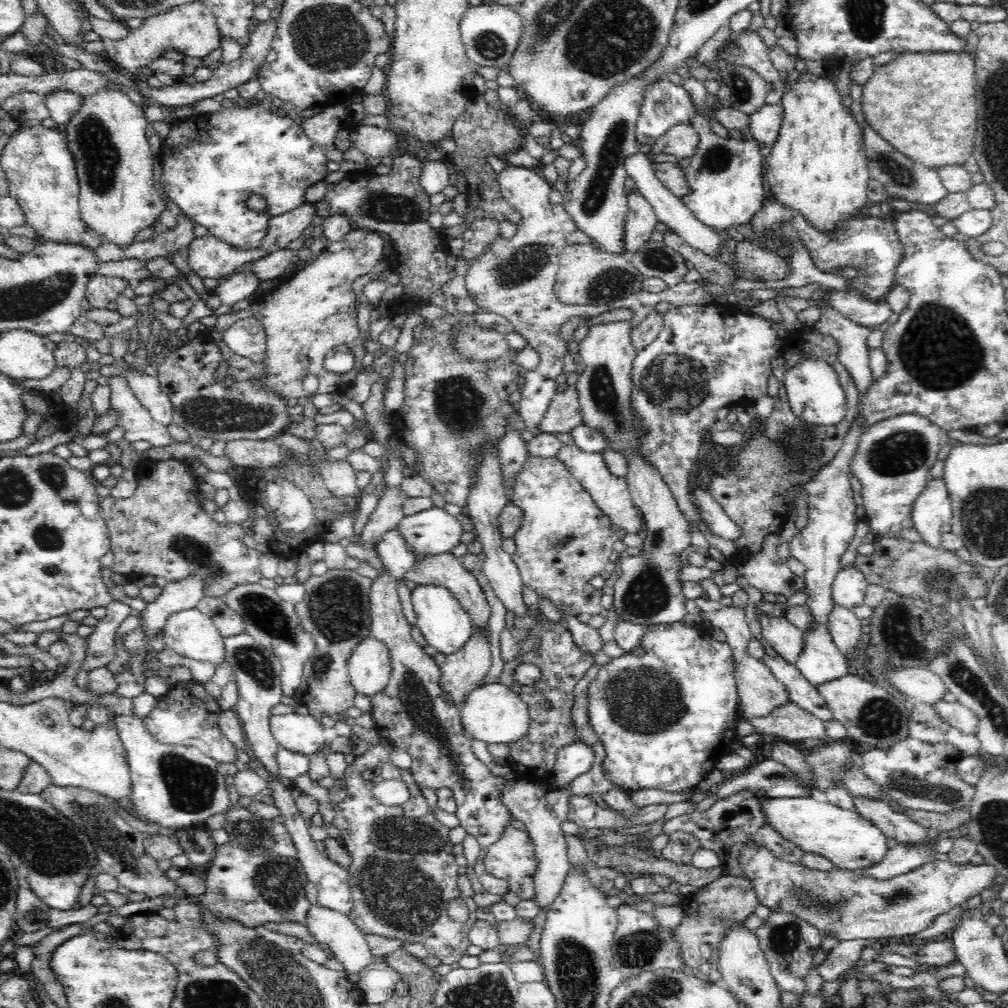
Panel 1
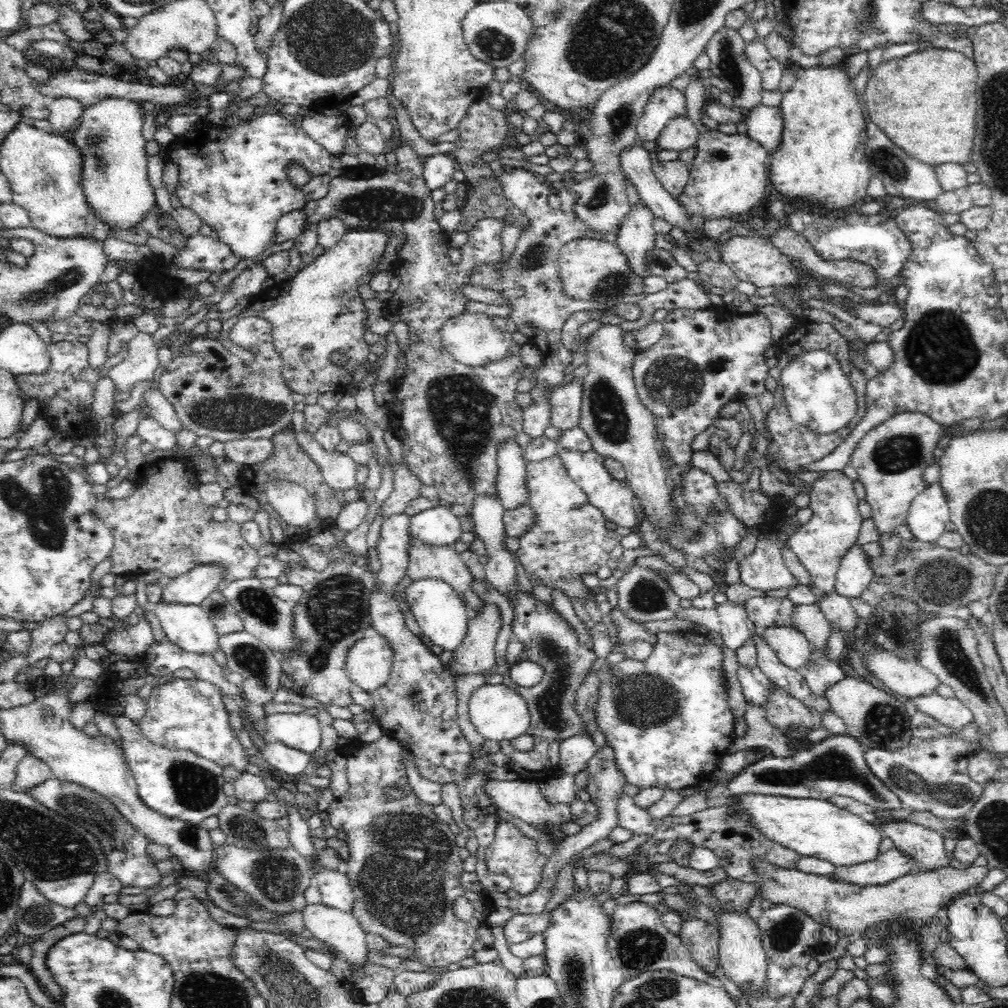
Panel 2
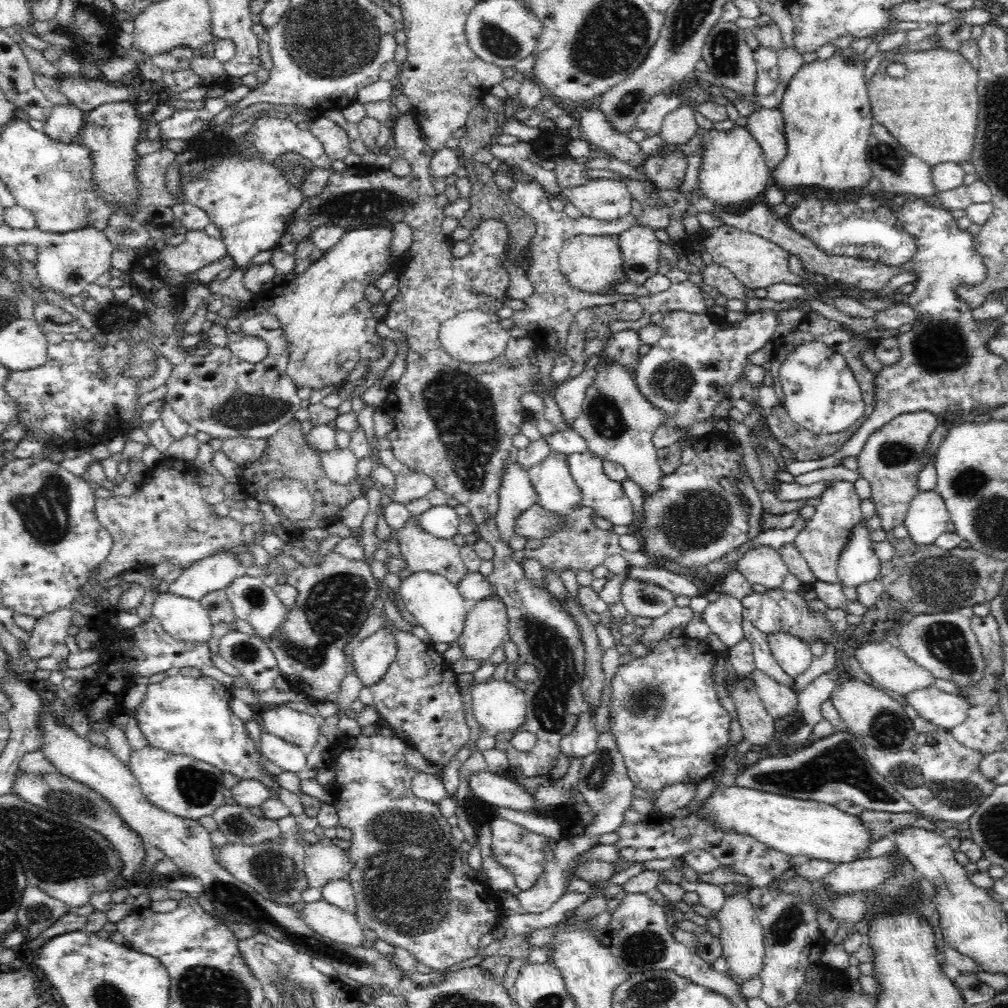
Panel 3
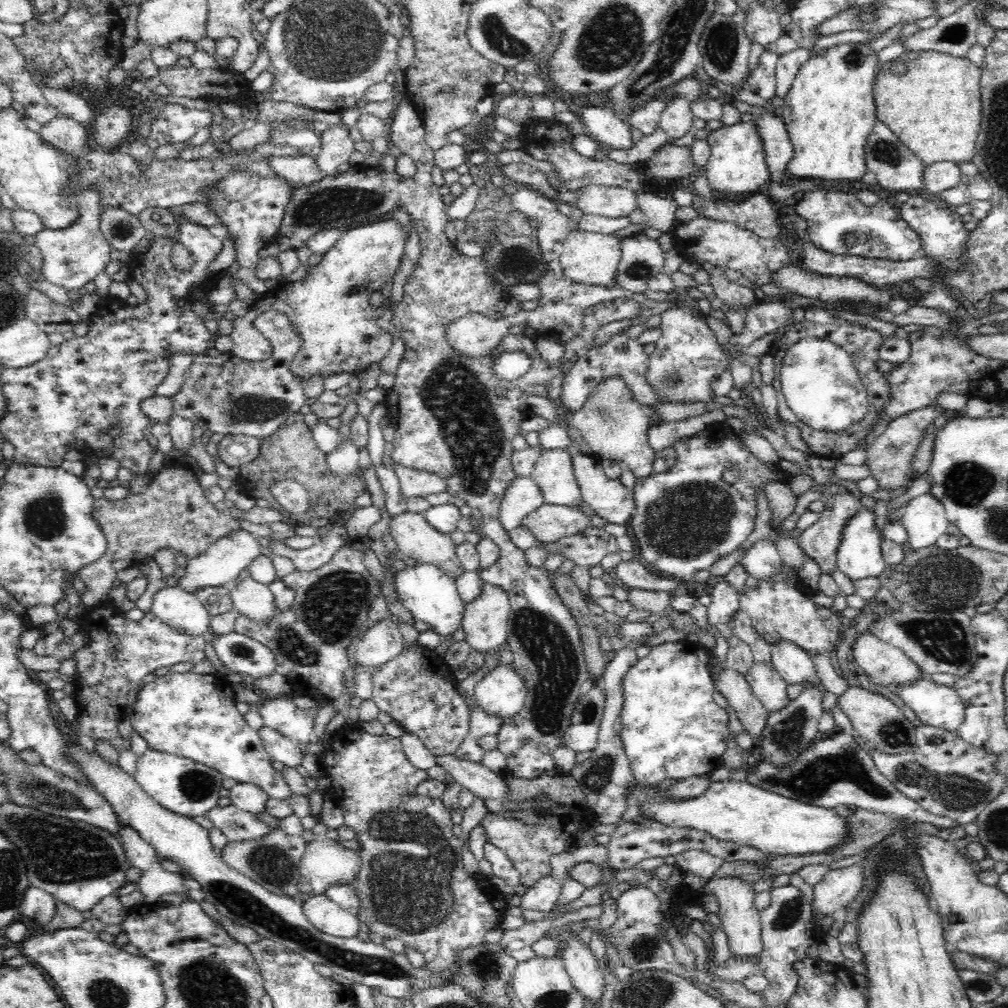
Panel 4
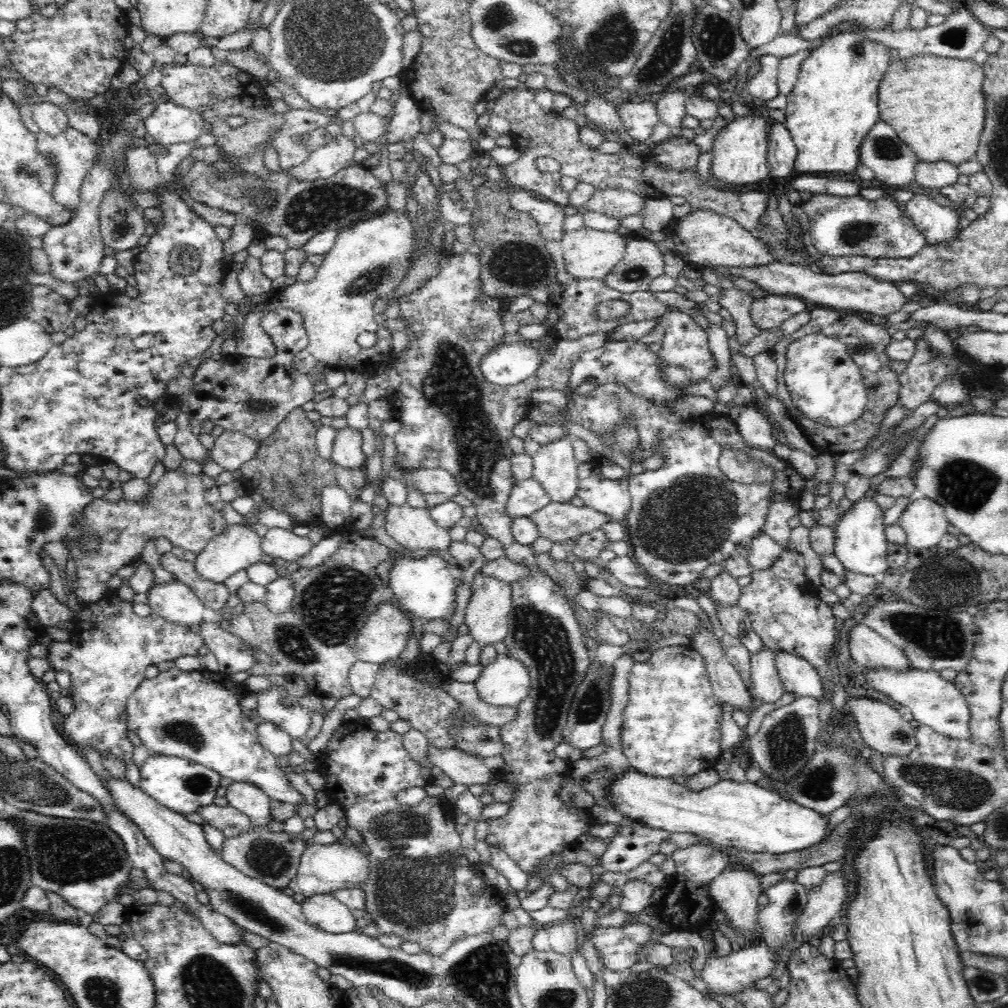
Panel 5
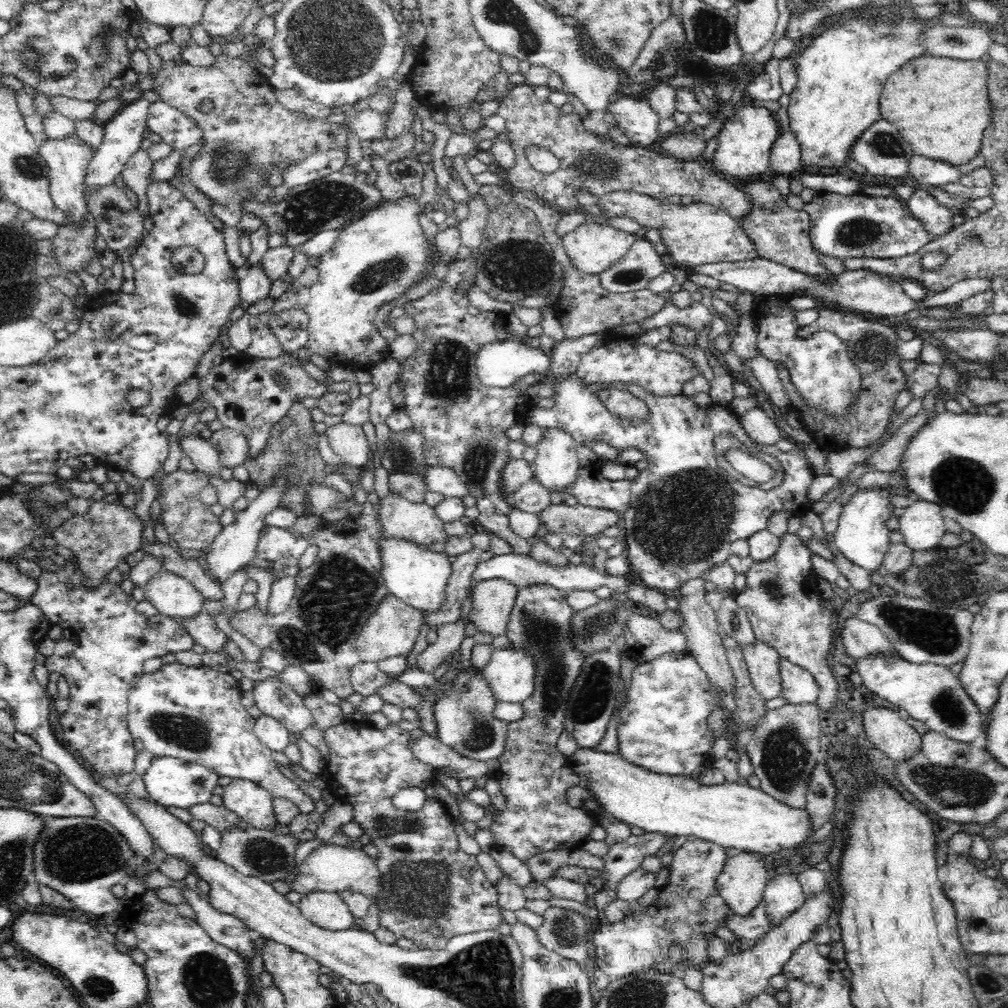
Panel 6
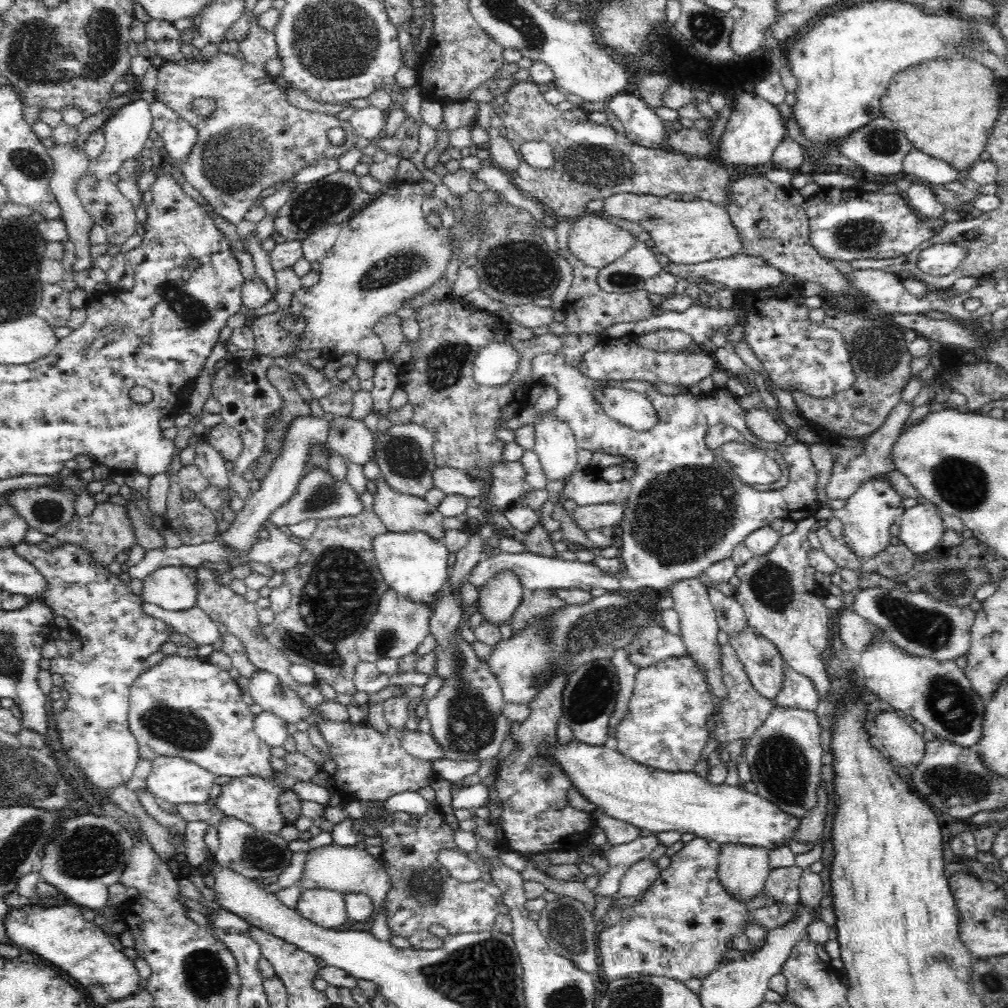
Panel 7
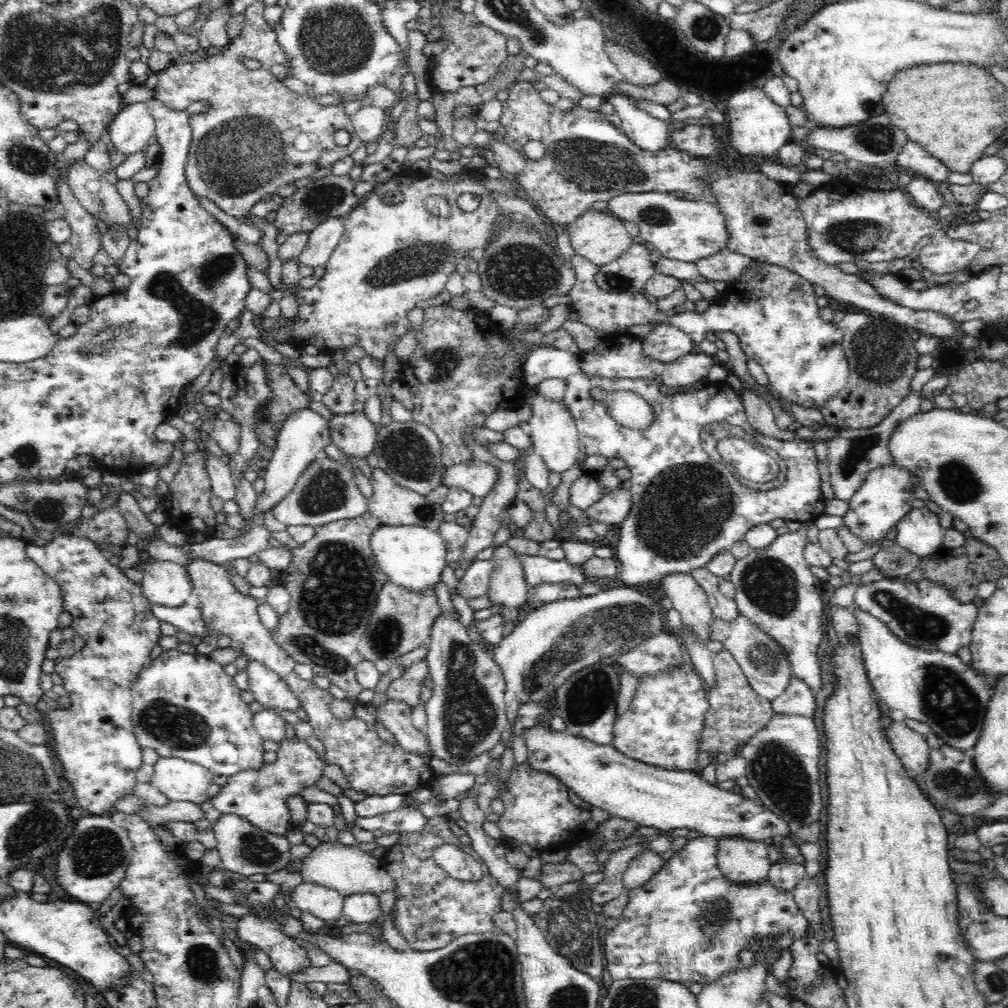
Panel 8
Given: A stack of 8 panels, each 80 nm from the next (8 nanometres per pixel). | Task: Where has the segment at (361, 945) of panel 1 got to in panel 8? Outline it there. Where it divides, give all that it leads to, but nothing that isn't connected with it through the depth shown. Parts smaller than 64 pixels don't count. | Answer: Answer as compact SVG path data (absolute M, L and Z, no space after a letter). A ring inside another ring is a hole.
M302 881L291 892L291 906L325 920L328 928L342 917L344 897L332 888Z

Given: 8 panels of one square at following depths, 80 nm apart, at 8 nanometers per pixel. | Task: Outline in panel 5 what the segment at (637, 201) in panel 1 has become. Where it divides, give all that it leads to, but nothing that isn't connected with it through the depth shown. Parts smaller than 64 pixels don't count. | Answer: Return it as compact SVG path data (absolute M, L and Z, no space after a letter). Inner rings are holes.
M630 235L623 258L603 281L618 292L648 291L652 280L664 274L663 257L650 240Z

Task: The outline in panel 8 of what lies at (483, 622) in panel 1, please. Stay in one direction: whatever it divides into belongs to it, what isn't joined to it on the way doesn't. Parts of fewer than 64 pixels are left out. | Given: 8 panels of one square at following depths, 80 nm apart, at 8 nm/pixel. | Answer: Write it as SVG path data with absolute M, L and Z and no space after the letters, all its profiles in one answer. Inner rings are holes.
M382 468L372 469L372 478L370 479L373 488L373 494L369 498L367 510L375 516L382 524L412 526L418 525L438 531L440 523L444 520L444 511L442 505L431 502L426 496L418 494L406 487L402 487L395 480L382 470Z

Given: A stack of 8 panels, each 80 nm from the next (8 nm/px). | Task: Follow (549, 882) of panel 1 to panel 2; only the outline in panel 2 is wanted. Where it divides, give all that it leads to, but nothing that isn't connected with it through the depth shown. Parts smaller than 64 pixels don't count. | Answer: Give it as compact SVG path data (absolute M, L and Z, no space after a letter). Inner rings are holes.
M490 779L485 784L485 792L500 810L518 816L535 828L559 826L572 818L571 805L548 802L541 795L536 781Z

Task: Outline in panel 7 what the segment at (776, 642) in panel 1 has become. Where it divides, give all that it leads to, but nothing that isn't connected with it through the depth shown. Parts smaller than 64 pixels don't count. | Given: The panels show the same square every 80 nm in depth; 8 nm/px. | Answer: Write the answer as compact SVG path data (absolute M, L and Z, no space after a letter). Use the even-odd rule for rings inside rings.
M787 668L783 674L782 690L774 703L782 708L798 708L814 712L820 695L808 676Z

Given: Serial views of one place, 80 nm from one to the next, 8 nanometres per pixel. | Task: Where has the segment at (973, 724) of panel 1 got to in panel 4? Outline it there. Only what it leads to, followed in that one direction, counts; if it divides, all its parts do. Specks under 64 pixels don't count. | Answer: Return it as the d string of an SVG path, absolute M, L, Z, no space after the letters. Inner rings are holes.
M930 676L912 681L909 685L898 685L891 691L900 696L902 702L915 712L916 719L922 721L924 725L958 733L958 728L964 723L966 705L962 702L958 691L954 687L937 684Z

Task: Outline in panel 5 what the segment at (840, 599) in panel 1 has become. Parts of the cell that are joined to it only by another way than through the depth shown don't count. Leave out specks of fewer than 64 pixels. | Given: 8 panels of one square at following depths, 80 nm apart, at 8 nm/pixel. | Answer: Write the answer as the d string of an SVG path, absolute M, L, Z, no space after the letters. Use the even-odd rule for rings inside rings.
M874 497L857 500L836 522L834 553L851 574L882 576L887 565L888 540L883 521L884 510L874 501Z

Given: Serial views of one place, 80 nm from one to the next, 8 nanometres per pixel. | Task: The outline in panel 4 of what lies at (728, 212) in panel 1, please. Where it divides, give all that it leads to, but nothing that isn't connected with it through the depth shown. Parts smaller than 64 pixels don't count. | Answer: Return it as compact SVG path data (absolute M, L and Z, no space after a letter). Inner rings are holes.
M753 121L738 122L732 126L712 131L708 136L712 156L708 166L704 166L710 186L720 196L740 196L740 194L758 193L758 186L771 182L771 175L767 168L762 140L759 138L757 126Z

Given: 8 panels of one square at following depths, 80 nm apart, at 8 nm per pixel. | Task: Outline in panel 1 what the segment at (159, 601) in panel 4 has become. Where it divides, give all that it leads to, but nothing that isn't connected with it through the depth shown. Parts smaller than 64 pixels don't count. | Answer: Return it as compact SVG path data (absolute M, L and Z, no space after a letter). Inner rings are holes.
M196 607L170 616L166 620L163 635L168 651L172 651L185 659L192 659L196 663L210 664L215 669L226 662L225 638L221 636L210 617L197 610Z

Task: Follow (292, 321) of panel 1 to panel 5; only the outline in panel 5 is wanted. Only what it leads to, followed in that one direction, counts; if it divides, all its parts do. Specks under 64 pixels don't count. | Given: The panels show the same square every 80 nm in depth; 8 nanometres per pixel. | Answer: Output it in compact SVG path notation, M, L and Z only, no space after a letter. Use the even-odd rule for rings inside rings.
M386 209L373 219L339 231L334 247L326 252L322 264L311 281L296 281L269 296L268 304L260 311L245 315L242 336L236 340L236 354L242 357L265 359L276 354L272 337L264 331L260 320L267 312L290 309L304 317L307 345L295 354L294 367L302 374L310 374L312 366L324 362L328 366L364 368L379 365L391 358L392 333L374 319L374 303L378 298L387 300L396 291L412 268L416 249L414 226L408 212L396 213ZM364 332L374 332L377 341L370 348L362 348L356 338Z

